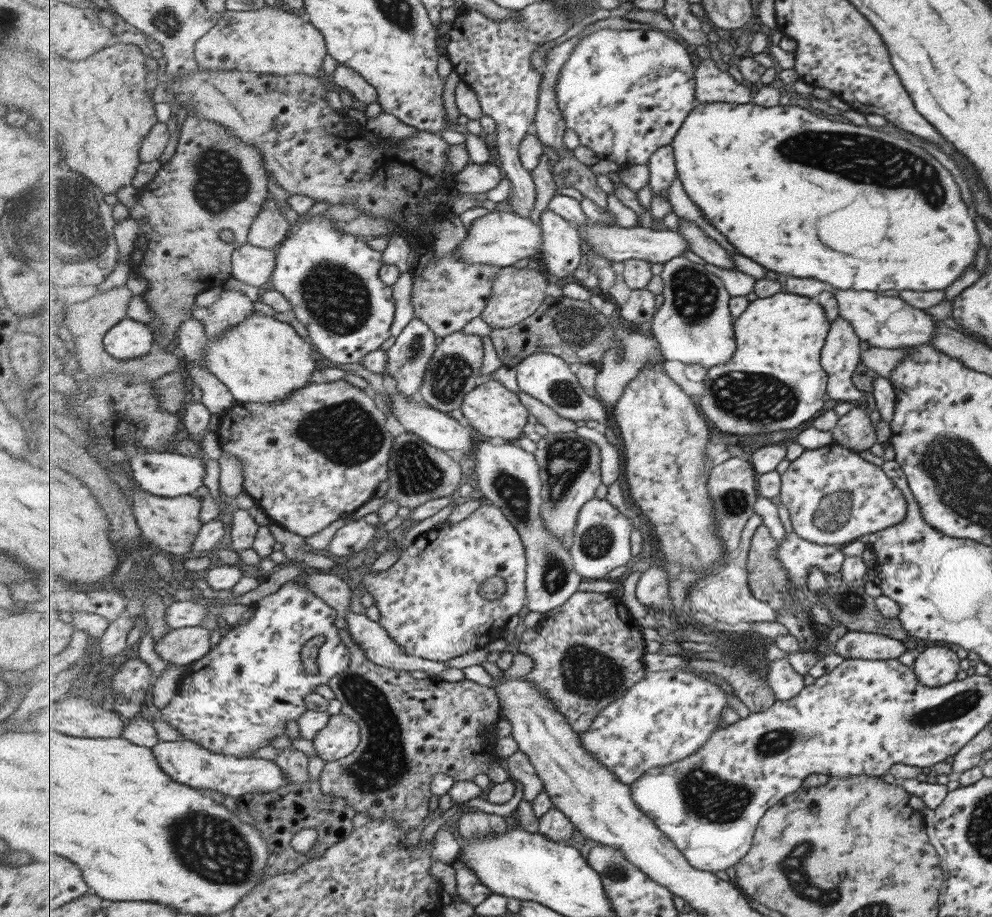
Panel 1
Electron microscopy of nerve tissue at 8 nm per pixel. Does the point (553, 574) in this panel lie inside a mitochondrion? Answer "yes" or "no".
yes

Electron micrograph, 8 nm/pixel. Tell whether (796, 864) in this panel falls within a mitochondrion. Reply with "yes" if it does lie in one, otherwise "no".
yes

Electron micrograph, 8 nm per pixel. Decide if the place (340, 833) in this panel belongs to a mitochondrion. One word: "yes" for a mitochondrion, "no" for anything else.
no

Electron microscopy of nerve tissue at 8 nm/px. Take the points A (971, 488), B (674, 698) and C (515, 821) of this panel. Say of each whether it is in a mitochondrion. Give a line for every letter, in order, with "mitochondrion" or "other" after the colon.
A: mitochondrion
B: other
C: other

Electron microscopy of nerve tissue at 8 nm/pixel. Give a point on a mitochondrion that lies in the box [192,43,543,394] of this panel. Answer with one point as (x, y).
(338, 300)

